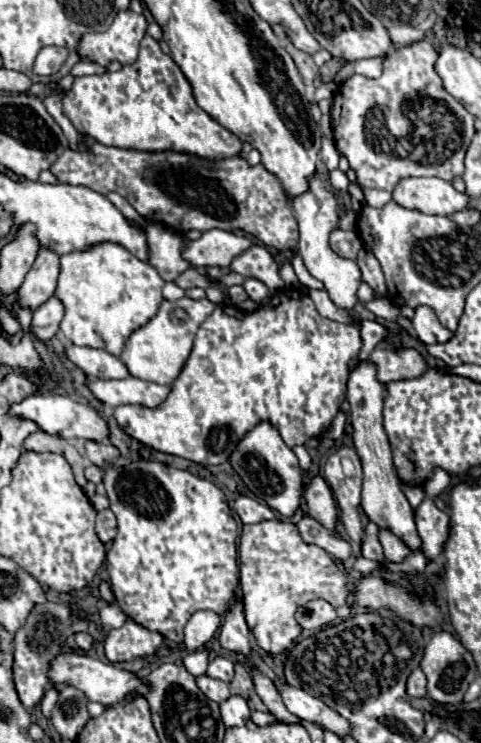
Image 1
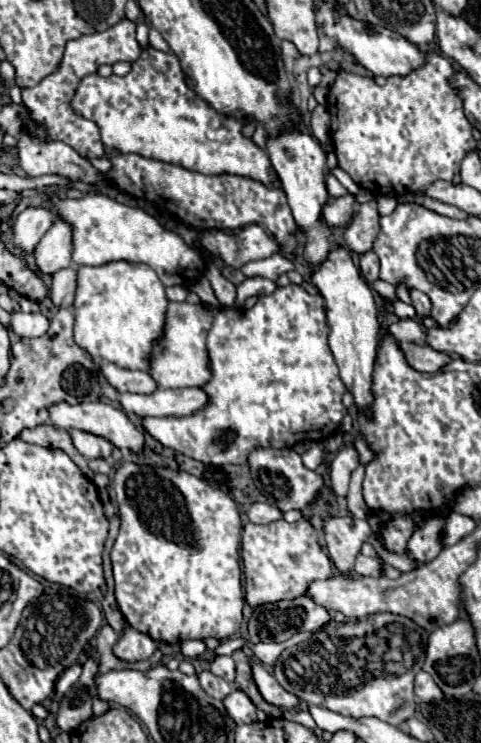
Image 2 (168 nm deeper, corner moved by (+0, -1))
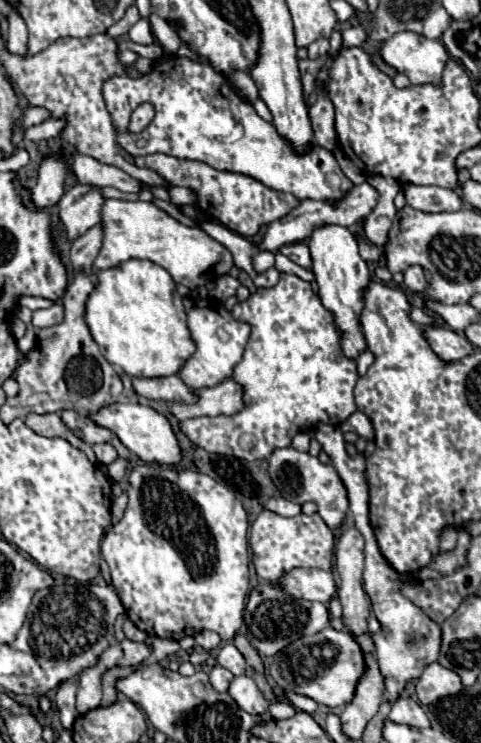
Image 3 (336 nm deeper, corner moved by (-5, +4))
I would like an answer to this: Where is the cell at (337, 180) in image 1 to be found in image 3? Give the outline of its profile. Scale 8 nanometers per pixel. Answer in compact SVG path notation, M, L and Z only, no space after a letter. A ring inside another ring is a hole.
M162 59L154 63L154 69L138 79L130 79L128 75L112 77L104 83L104 99L106 107L114 119L118 129L118 143L130 155L148 155L148 153L166 153L178 159L202 161L214 169L234 171L242 175L250 175L262 181L266 187L292 193L298 199L316 199L328 201L336 205L354 183L342 173L334 155L320 147L312 145L306 153L296 153L294 147L280 137L276 127L264 119L260 119L254 107L240 99L228 85L226 77L216 73L210 65L200 65L190 59ZM140 103L150 103L154 107L154 119L150 125L134 135L128 133L130 115ZM223 112L232 113L238 123L244 127L244 135L234 143L224 143L218 137L212 137L210 127L220 129Z

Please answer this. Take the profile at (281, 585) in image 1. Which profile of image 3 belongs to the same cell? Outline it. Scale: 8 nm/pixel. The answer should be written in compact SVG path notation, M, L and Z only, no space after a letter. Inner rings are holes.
M264 509L250 529L249 543L254 555L254 567L256 573L274 583L282 571L290 571L294 567L316 567L330 571L332 569L332 557L334 557L334 533L332 529L320 519L318 513L314 515L296 515L296 517L280 517L278 513L272 513Z

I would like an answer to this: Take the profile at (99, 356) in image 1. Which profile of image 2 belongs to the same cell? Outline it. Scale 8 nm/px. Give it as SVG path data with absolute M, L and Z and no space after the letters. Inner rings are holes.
M101 362L99 370L117 392L153 392L157 388L157 382L141 370L127 370L113 362Z

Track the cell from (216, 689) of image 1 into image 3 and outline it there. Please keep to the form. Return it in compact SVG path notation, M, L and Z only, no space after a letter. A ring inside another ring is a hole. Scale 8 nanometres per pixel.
M214 665L214 669L210 671L210 683L220 693L228 691L228 685L230 685L232 679L234 679L234 675L228 669L224 669L222 665Z

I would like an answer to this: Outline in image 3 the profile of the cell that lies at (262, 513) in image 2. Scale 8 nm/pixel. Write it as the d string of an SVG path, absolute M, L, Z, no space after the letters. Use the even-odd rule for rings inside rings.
M272 497L272 499L268 501L266 509L274 511L274 513L278 513L278 515L284 515L284 517L294 517L294 515L300 513L302 507L300 507L298 503L292 503L292 501L284 499L284 497Z

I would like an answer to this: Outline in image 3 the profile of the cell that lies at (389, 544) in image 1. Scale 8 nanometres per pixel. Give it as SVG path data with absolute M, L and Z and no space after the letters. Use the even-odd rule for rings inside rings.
M448 527L444 533L442 533L442 541L440 541L440 551L446 553L446 551L452 551L456 547L456 539L458 539L458 531Z

